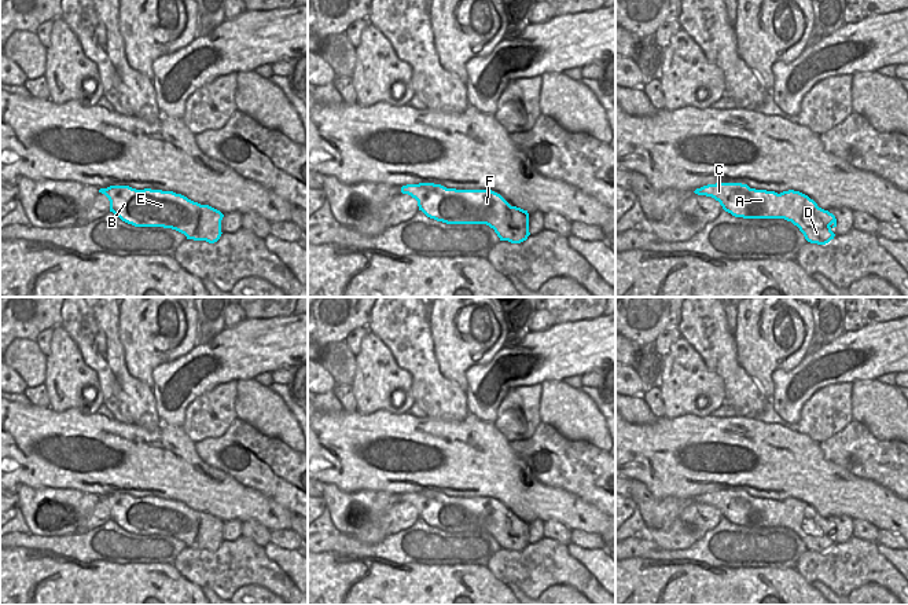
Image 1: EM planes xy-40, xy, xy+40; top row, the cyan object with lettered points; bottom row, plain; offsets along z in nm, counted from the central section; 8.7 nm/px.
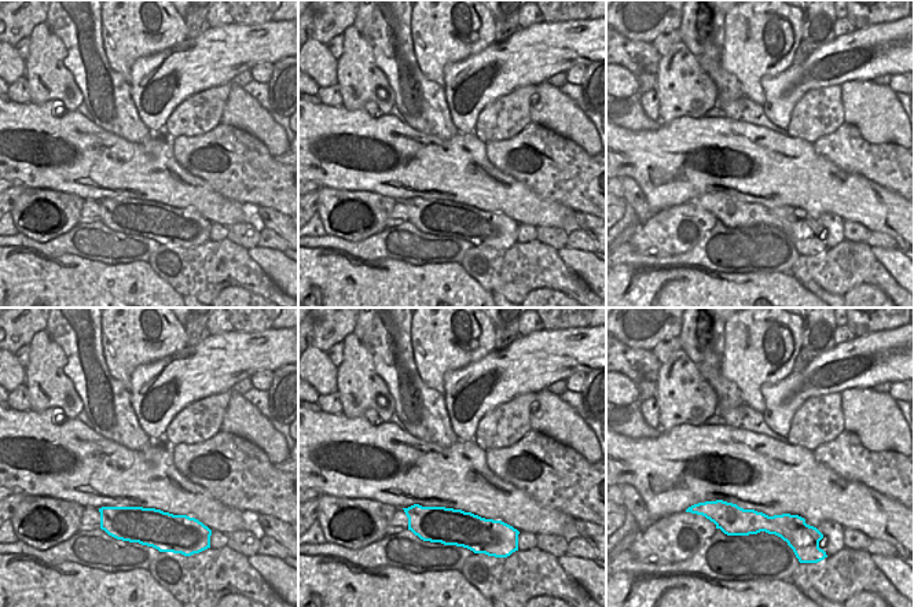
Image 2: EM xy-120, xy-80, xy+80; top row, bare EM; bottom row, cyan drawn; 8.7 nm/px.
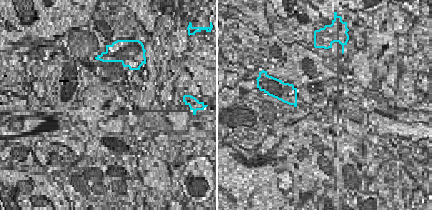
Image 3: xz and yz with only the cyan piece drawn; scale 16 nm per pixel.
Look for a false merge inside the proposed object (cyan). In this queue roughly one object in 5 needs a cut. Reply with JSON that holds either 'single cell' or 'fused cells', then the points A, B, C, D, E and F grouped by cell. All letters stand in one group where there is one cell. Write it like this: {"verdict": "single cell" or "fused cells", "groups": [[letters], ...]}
{"verdict": "single cell", "groups": [["A", "B", "C", "D", "E", "F"]]}

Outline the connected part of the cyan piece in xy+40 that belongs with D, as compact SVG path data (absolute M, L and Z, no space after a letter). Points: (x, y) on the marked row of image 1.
M716 183L696 188L694 192L714 198L735 217L791 221L810 243L826 245L835 236L831 231L837 227L835 216L799 191L788 190L778 194L750 188L742 183Z

